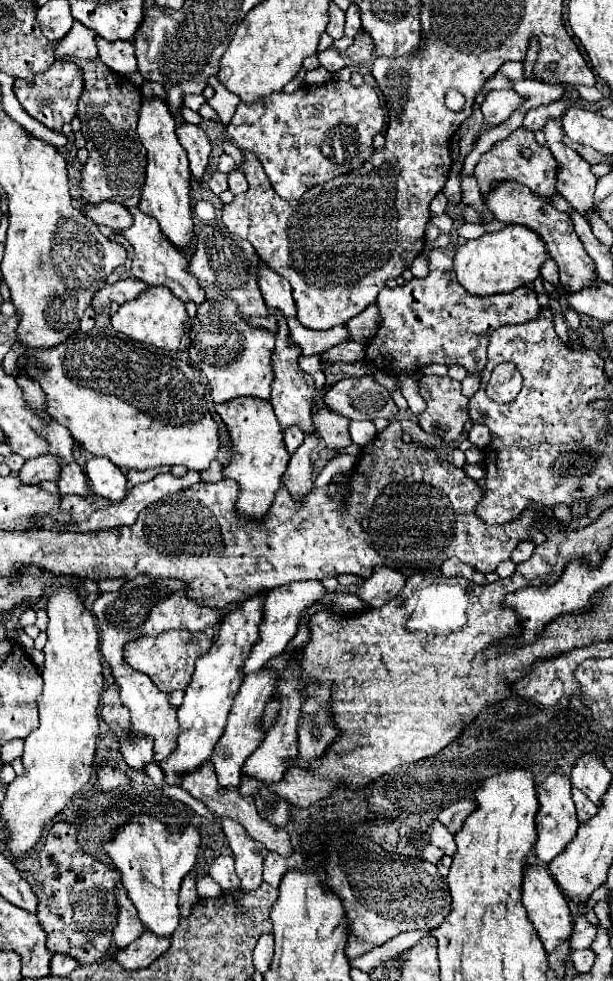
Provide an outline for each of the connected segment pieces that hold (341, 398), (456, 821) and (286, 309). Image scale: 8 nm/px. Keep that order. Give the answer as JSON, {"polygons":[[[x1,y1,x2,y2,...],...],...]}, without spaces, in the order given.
{"polygons":[[[373,376,345,378,337,382,337,386,325,394,325,404,349,420,375,420,381,416,393,420,397,414,391,394,385,386,375,382]],[[461,800,461,802,455,802,451,804,449,808,445,808,441,814,438,814,437,820,451,832,451,834,457,834,459,828,463,826,465,818,475,812,477,806,473,800]],[[259,262,259,286,267,308,281,310,285,316,297,314,297,308,291,296,291,284,279,274,273,274,273,270,265,266,265,262]]]}

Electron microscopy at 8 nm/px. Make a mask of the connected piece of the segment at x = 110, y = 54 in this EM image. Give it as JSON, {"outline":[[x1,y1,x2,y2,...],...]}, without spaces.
{"outline":[[101,36,97,38,99,56,101,60,115,70,117,74,129,76,131,72,137,72,137,60,135,60,135,46,131,42,107,42]]}

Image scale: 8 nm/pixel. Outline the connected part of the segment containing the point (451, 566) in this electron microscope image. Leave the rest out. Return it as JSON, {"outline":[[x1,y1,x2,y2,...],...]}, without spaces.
{"outline":[[449,558,447,562,443,562,441,564,441,574,445,574,445,576,463,576,463,578,467,578,471,582,477,582,477,584,485,584,487,582,485,574,481,574,473,566,461,562,459,558]]}

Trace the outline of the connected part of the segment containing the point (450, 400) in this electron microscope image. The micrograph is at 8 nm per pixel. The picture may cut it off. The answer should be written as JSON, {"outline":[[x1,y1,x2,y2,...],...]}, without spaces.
{"outline":[[423,376,419,380,419,394,427,408,419,414,419,426,427,434,437,434,443,442,455,442,467,416,469,398,461,394,461,382,449,376]]}

